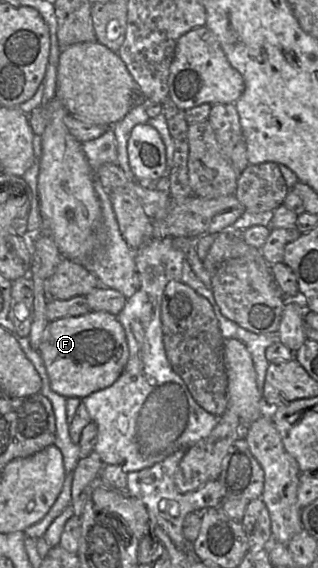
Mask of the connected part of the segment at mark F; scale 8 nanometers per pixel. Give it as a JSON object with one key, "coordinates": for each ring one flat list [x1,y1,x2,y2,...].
{"coordinates":[[90,311,49,322,41,340,40,354,50,388,65,398,80,398,111,386,122,374,129,358,123,326,108,312]]}

